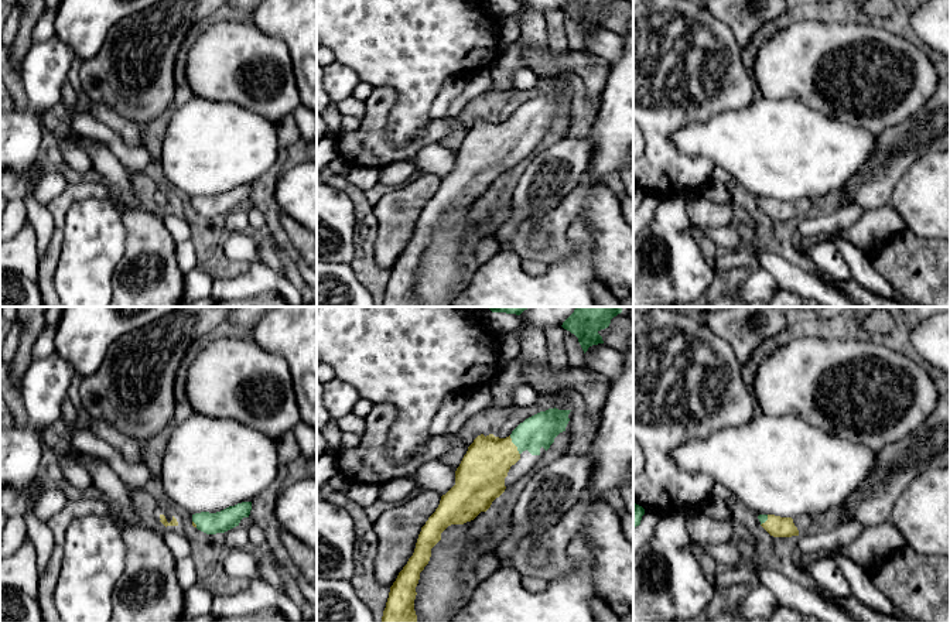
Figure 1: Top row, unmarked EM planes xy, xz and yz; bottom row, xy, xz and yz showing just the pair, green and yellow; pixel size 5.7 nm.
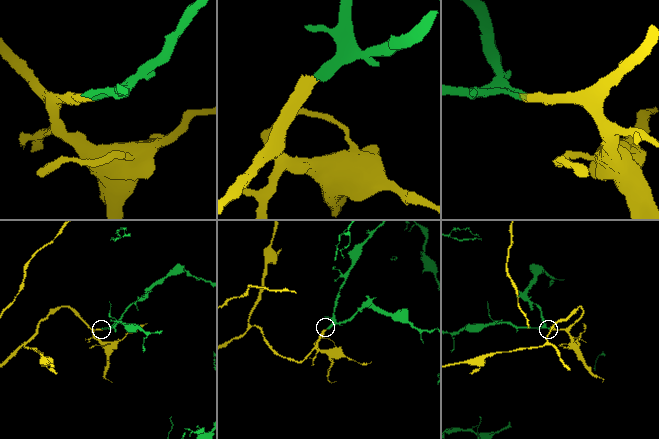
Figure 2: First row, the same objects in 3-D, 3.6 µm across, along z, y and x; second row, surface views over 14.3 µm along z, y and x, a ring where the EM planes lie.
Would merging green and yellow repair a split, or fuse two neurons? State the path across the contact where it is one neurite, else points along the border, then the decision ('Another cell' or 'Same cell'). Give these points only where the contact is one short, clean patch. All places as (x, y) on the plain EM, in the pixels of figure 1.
Path across: xz (539, 113), (525, 119), (515, 127), (499, 137), (482, 154). Same cell

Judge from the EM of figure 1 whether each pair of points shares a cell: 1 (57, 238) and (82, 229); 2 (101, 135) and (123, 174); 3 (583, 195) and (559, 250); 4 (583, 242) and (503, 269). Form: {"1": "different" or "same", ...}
{"1": "different", "2": "different", "3": "same", "4": "same"}

